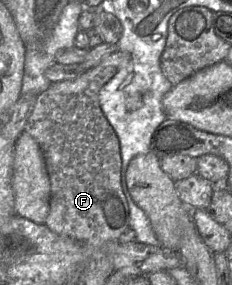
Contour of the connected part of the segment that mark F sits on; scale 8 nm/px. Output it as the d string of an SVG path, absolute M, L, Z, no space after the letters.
M117 51L113 54L106 56L100 63L88 69L76 79L51 83L48 89L46 89L36 97L33 109L26 121L24 132L29 133L39 144L44 156L46 169L50 179L50 210L46 218L45 225L51 231L59 235L86 242L108 242L117 240L117 238L129 227L129 208L121 187L120 178L120 144L114 129L112 128L100 108L98 93L102 86L106 84L112 77L114 77L122 67L127 65L130 60L131 55L129 53Z

